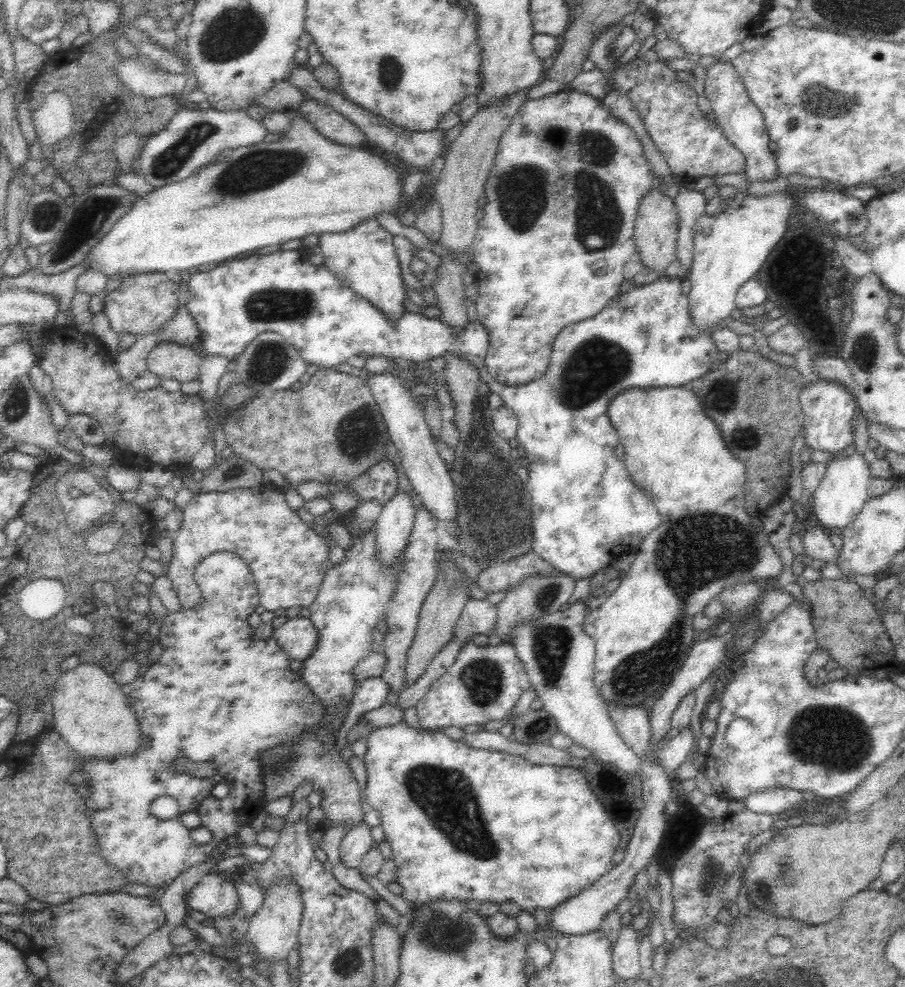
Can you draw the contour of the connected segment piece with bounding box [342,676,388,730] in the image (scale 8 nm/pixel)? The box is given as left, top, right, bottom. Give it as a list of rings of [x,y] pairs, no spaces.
[[[372,676],[372,678],[366,678],[356,683],[347,717],[342,722],[345,730],[358,723],[360,714],[370,712],[374,708],[380,708],[382,704],[386,703],[387,694],[388,685],[384,683],[381,676]]]

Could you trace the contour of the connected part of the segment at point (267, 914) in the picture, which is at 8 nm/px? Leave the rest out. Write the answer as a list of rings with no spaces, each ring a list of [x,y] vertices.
[[[282,880],[270,886],[268,896],[265,896],[262,906],[256,914],[250,917],[247,940],[252,949],[270,964],[286,961],[290,952],[296,946],[298,928],[300,928],[300,914],[302,914],[301,894],[298,886],[289,880]]]

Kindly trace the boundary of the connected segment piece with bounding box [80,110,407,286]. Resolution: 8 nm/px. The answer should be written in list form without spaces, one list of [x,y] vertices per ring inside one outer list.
[[[289,110],[286,112],[291,119],[290,130],[280,139],[275,142],[258,142],[242,148],[232,149],[232,154],[225,158],[224,161],[214,160],[214,162],[207,164],[205,167],[200,168],[198,172],[192,174],[188,178],[181,181],[176,181],[164,186],[153,188],[152,192],[146,196],[140,197],[128,212],[124,213],[112,225],[112,228],[100,238],[100,242],[96,242],[96,246],[92,246],[92,250],[88,252],[86,258],[80,262],[85,264],[86,271],[100,271],[108,277],[110,285],[113,286],[122,278],[131,277],[142,273],[167,273],[173,274],[175,272],[187,272],[189,268],[208,268],[210,262],[222,262],[228,260],[232,256],[244,254],[248,250],[258,250],[264,246],[272,246],[272,244],[282,244],[288,240],[295,238],[304,238],[308,234],[344,232],[360,224],[360,220],[366,218],[375,218],[376,214],[380,212],[390,212],[390,214],[401,214],[406,206],[407,198],[402,191],[402,182],[405,180],[405,175],[402,169],[393,166],[390,160],[382,158],[382,155],[370,150],[362,150],[357,147],[340,146],[328,140],[314,129],[314,125],[308,123],[306,119],[302,119],[296,110]]]

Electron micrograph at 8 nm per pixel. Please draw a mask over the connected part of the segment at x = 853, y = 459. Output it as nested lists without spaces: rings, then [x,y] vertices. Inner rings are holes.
[[[857,453],[852,456],[837,457],[828,463],[828,472],[824,480],[812,493],[812,516],[815,522],[820,523],[826,531],[840,532],[845,526],[855,521],[861,513],[864,503],[869,499],[867,487],[871,477],[869,465],[864,457]]]

